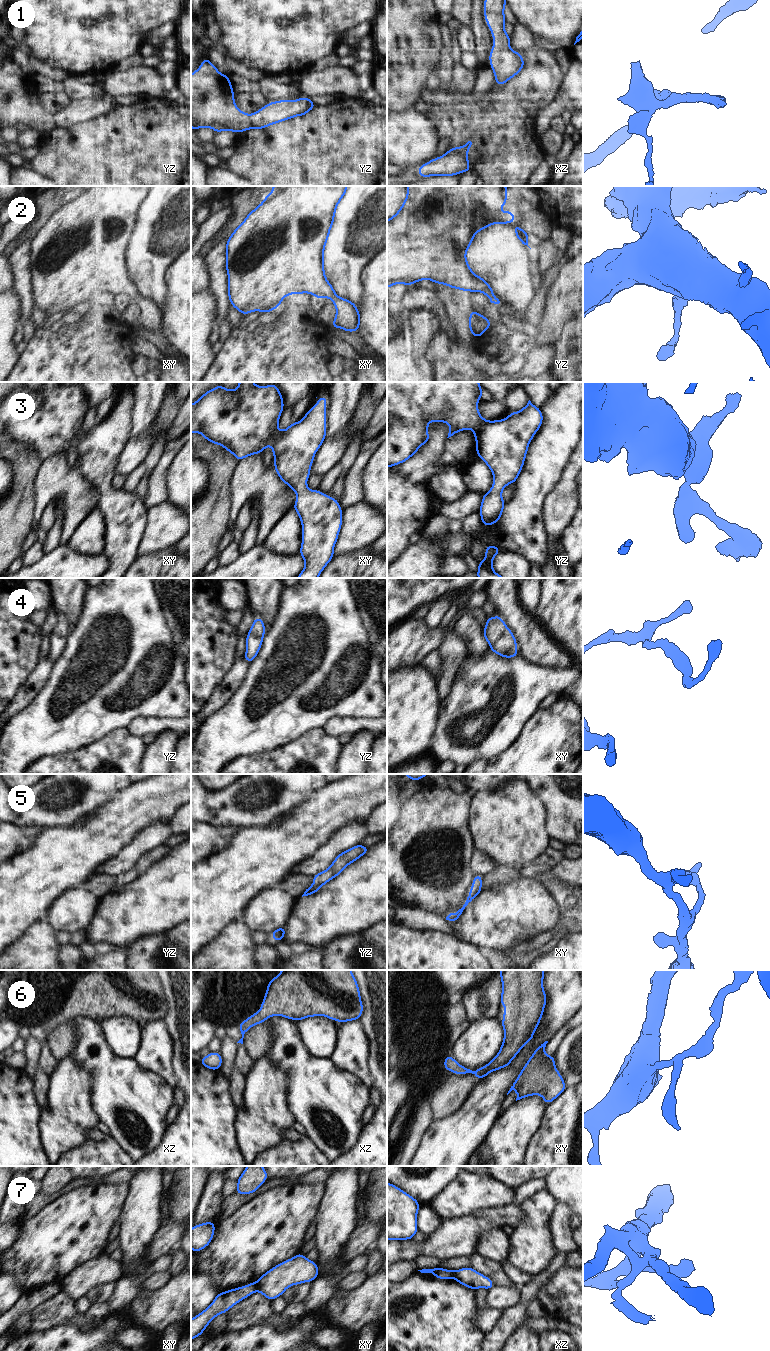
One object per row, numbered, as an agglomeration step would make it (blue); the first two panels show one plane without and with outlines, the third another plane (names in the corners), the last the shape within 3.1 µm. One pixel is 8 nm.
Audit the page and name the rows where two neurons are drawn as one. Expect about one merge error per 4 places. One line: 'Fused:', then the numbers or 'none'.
Fused: 7

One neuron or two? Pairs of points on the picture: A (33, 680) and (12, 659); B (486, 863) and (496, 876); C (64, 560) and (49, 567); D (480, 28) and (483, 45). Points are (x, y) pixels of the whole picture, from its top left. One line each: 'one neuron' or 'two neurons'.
A: two neurons
B: two neurons
C: one neuron
D: one neuron

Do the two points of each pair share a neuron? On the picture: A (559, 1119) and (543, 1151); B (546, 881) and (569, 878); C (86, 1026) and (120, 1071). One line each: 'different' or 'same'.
A: same
B: same
C: same

